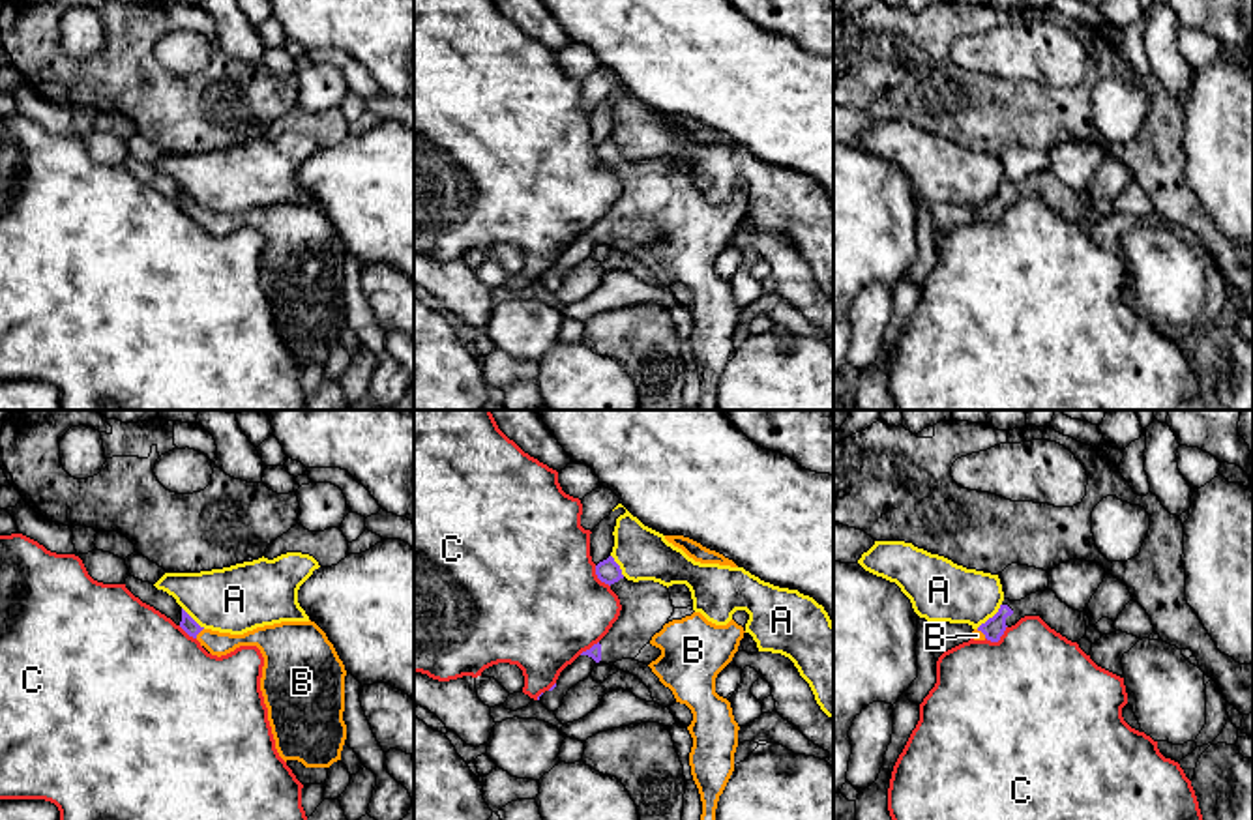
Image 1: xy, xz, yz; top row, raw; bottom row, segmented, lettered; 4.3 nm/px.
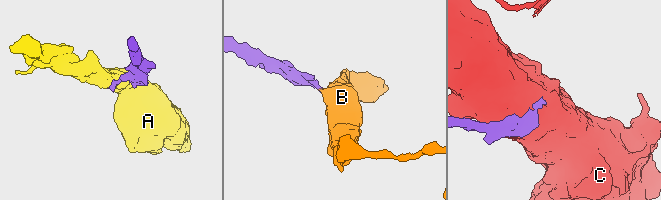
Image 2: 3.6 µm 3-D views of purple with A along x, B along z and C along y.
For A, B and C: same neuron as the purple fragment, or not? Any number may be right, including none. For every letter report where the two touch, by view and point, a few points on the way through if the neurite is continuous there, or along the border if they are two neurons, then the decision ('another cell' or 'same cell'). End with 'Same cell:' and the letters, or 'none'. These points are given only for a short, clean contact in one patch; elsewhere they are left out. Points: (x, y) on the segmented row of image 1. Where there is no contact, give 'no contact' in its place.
A: meets purple in yz at (989, 618); border along yz (1001, 603), (976, 628); another cell
B: meets purple in xy at (199, 631); runs through xy (188, 624), (199, 631), (216, 643); same cell
C: meets purple in yz at (999, 639); another cell
Same cell: B

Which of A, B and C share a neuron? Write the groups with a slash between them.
A / B / C

